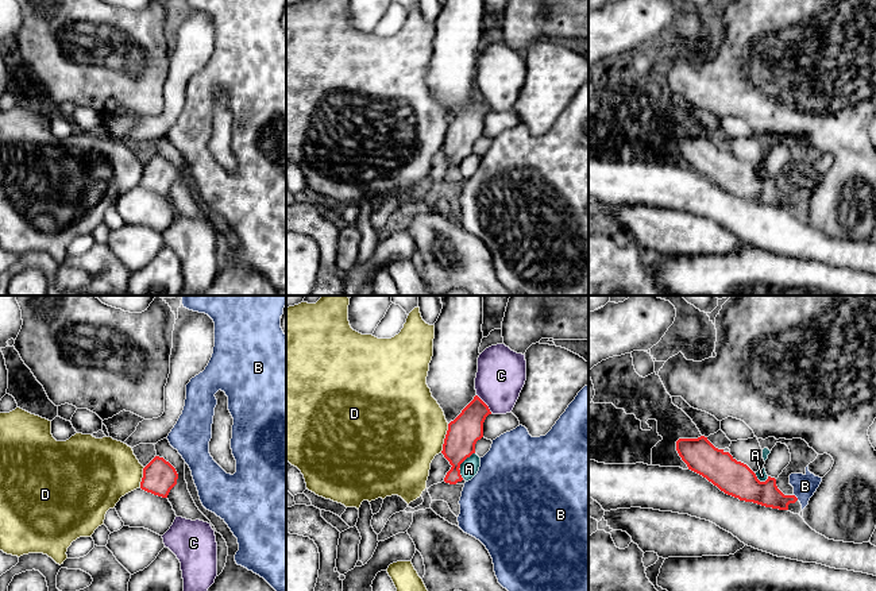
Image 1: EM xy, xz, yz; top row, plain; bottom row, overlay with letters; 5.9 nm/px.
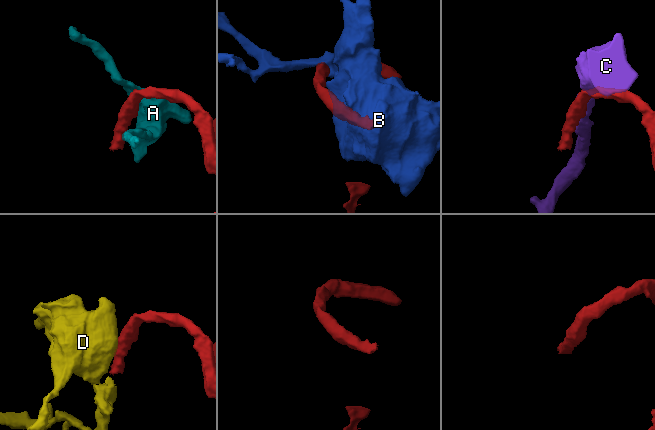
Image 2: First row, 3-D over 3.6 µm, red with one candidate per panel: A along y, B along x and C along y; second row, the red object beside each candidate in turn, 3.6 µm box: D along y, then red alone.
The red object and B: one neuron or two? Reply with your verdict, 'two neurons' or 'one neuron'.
two neurons

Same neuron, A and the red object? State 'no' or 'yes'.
no

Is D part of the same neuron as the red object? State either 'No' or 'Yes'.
Yes

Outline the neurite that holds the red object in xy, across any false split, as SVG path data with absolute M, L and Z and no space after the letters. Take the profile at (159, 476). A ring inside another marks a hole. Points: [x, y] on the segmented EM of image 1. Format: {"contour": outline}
{"contour": "M20 407L0 413L0 551L12 556L43 553L57 564L67 559L67 548L80 537L92 537L104 525L105 514L121 497L142 488L167 498L177 484L175 468L163 457L155 456L143 467L127 444L112 437L96 439L76 433L66 441L57 441L51 434L51 421L31 414Z"}

